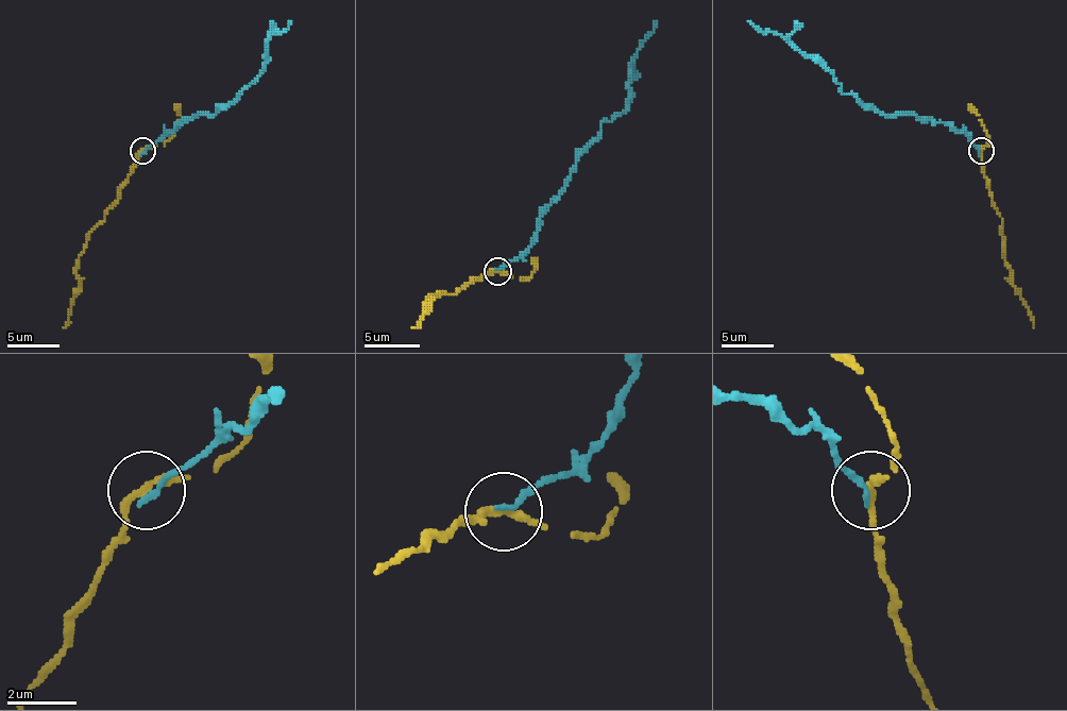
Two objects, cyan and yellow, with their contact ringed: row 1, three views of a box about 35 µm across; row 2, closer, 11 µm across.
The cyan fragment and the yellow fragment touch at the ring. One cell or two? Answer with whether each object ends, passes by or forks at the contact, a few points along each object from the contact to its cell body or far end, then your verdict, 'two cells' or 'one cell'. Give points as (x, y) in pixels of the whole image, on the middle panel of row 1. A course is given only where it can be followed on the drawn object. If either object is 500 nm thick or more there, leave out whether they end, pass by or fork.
cyan ends; yellow passes by; course cyan (497, 269), (531, 243), (540, 214), (559, 193), (600, 124), (626, 107), (629, 63), (657, 21); course yellow (497, 271), (464, 283), (456, 293), (428, 297), (428, 308), (411, 327); two cells

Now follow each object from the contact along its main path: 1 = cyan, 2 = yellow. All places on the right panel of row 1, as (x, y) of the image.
1: (979, 151), (955, 128), (909, 115), (867, 109), (851, 94), (844, 94), (828, 70), (748, 21)
2: (981, 151), (992, 205), (1002, 218), (1004, 257), (1015, 291), (1028, 309), (1033, 327)

